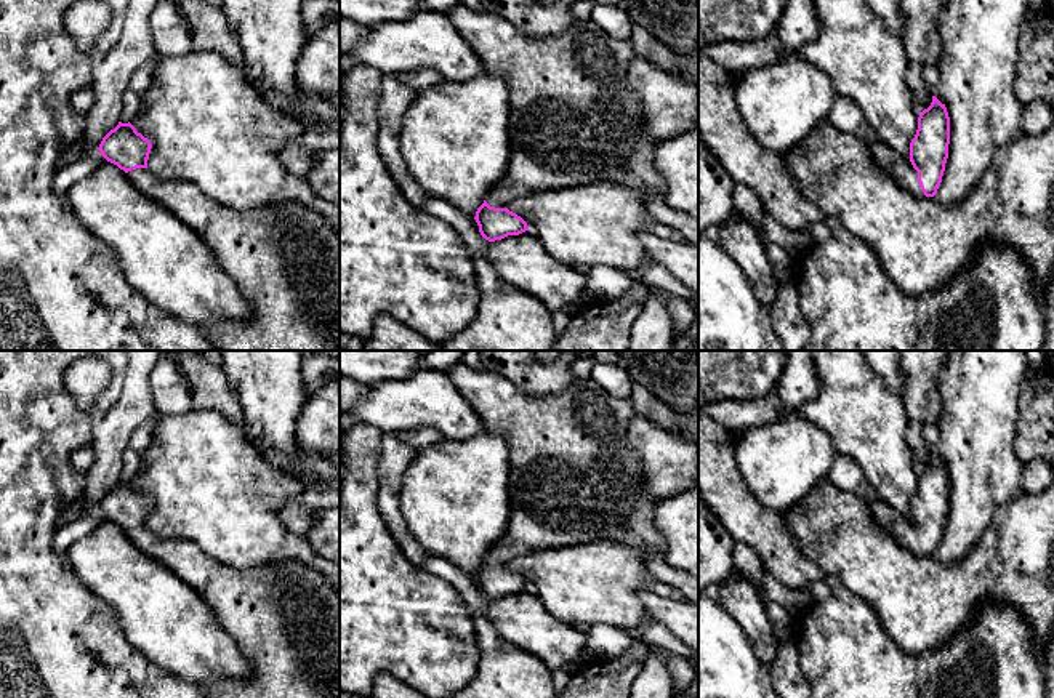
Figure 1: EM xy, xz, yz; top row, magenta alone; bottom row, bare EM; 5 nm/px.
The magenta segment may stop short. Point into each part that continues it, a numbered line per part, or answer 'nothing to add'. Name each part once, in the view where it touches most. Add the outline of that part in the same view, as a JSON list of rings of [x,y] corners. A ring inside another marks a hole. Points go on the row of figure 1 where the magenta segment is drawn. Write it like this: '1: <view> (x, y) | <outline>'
1: yz (894, 165) | [[[879,139],[867,142],[868,152],[878,168],[916,197],[926,197],[918,183],[918,171],[911,162]]]

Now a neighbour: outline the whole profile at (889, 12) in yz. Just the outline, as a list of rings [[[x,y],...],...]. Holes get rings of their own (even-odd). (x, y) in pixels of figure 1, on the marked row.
[[[867,0],[868,6],[883,19],[886,29],[900,37],[903,34],[905,16],[899,0]]]

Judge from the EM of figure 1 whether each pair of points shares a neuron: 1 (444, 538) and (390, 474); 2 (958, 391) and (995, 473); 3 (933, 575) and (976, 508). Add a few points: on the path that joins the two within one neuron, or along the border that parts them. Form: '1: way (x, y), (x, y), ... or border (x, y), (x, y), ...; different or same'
1: border (415, 453), (401, 490), (401, 513), (407, 525); different
2: way (977, 412), (979, 452); same
3: border (976, 543), (953, 562), (942, 562), (934, 554); different

